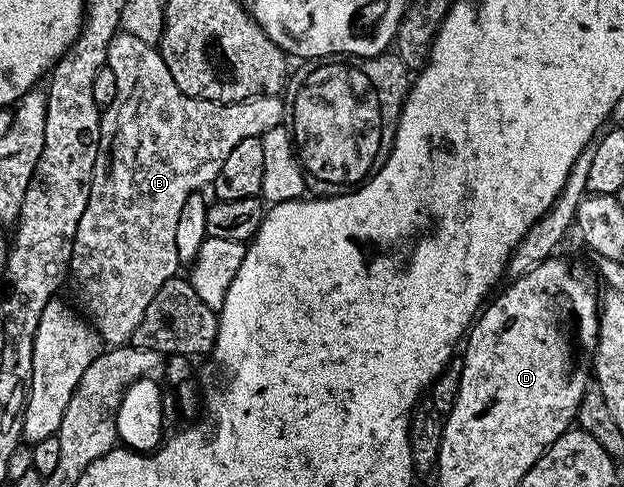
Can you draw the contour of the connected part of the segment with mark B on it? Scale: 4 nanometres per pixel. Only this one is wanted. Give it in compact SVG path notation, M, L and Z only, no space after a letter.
M122 32L115 35L115 39L109 44L109 56L107 57L107 67L113 72L113 77L117 80L117 96L113 96L113 104L109 104L102 111L99 123L101 124L101 140L99 141L99 155L95 171L91 173L91 191L89 200L85 204L85 213L81 215L81 224L77 224L77 236L73 236L73 256L68 270L70 279L77 286L78 305L84 315L90 320L92 326L98 331L100 339L108 345L126 345L140 324L145 310L149 308L149 303L157 294L165 280L176 277L180 273L181 265L177 256L176 247L176 227L177 220L180 219L181 208L184 207L191 193L202 191L207 186L214 183L216 176L221 172L221 164L225 164L225 156L241 144L241 140L250 138L262 138L269 128L277 128L285 122L285 102L282 97L274 94L257 96L256 98L246 98L240 102L210 102L201 100L193 96L185 96L181 88L173 80L169 68L165 64L163 55L148 39L138 38L132 34Z

